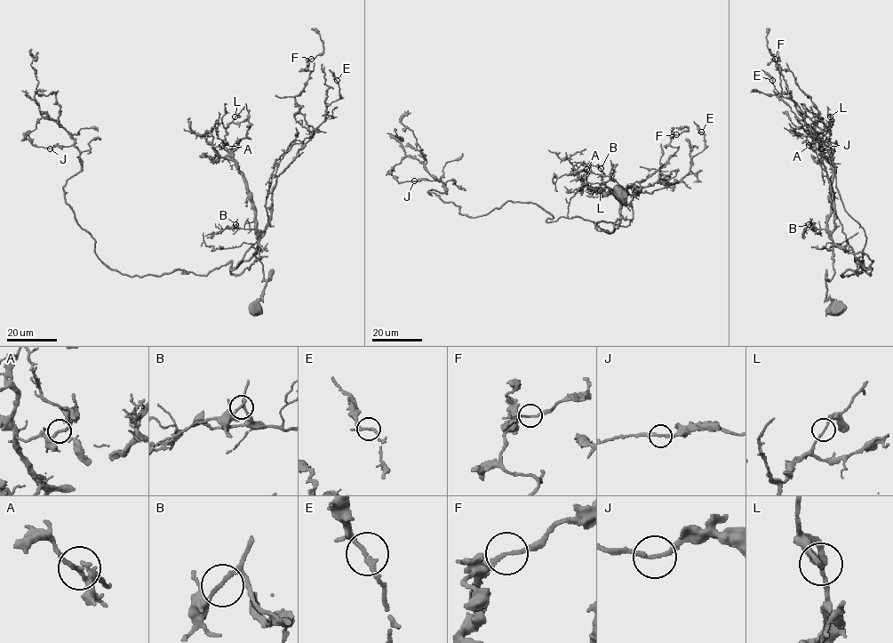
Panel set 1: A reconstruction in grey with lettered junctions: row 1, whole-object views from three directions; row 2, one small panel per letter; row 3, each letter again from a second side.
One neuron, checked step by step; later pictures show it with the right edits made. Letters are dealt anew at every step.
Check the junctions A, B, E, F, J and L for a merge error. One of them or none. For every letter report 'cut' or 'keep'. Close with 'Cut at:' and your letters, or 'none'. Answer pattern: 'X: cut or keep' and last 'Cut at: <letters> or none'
A: keep
B: keep
E: keep
F: keep
J: keep
L: keep
Cut at: none

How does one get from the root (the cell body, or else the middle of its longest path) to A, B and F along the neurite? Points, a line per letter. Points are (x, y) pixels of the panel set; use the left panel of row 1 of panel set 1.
A: (257, 307), (267, 281), (262, 280), (251, 192), (238, 165), (214, 150), (213, 147), (222, 145)
B: (257, 307), (267, 282), (262, 280), (259, 236), (253, 229), (240, 229), (235, 224)
F: (257, 307), (267, 282), (259, 238), (274, 185), (313, 132), (294, 116), (311, 58)

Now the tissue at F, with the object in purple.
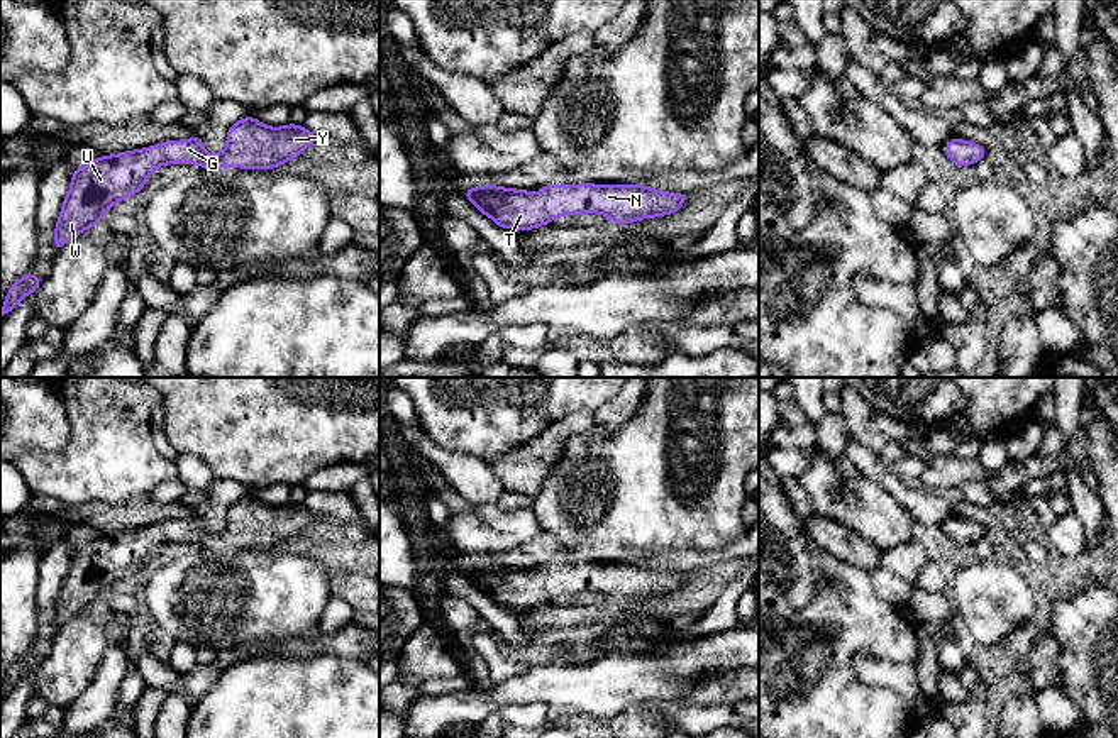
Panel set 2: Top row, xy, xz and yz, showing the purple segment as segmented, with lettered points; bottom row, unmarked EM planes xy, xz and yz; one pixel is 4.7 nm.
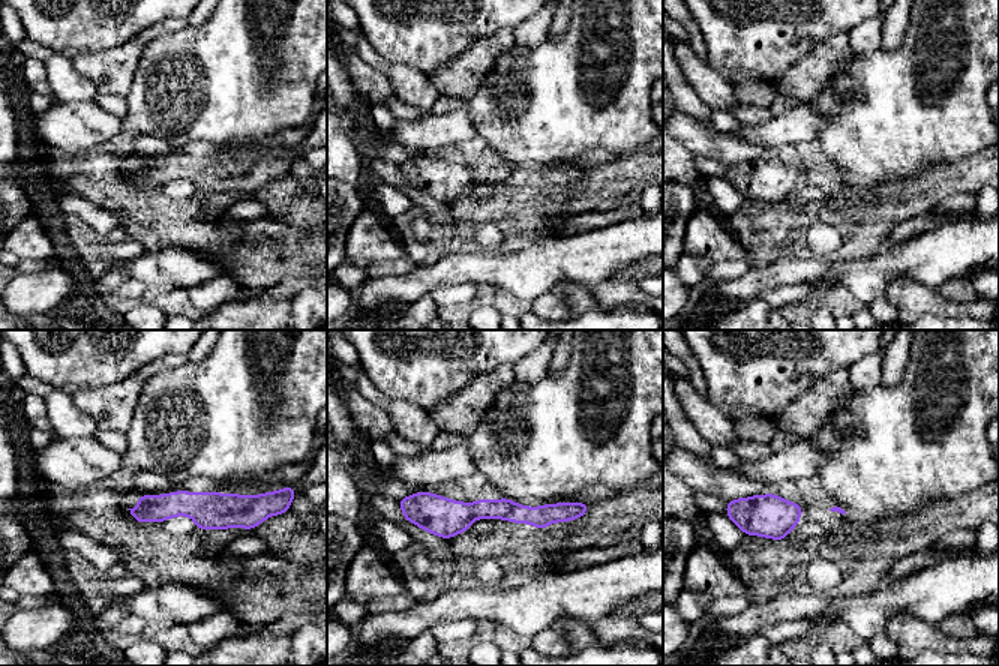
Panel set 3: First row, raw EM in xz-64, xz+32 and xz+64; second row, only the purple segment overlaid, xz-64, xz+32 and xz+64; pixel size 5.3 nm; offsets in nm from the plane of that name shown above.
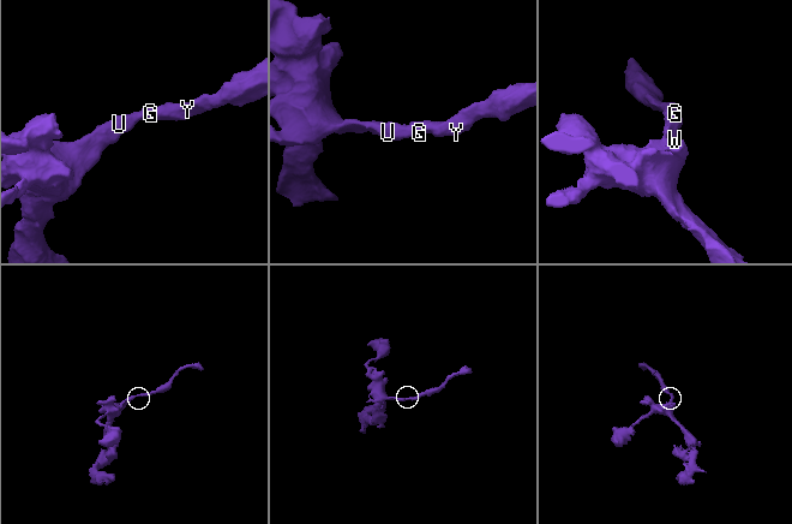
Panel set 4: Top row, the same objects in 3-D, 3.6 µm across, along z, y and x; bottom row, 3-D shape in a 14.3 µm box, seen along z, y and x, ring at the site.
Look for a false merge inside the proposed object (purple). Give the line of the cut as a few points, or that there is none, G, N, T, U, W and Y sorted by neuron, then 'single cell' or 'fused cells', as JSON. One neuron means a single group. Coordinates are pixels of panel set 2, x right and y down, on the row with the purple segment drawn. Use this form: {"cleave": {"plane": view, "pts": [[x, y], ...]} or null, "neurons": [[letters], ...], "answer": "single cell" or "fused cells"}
{"cleave": null, "neurons": [["G", "N", "T", "U", "W", "Y"]], "answer": "single cell"}

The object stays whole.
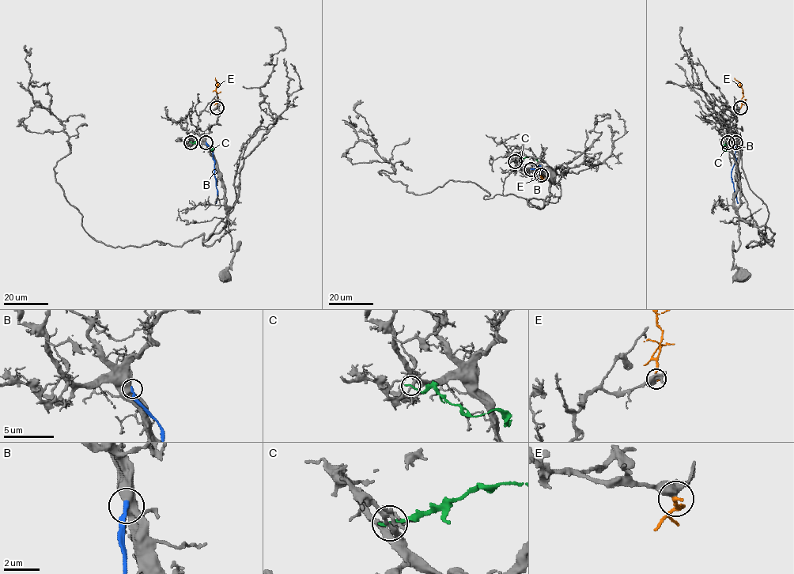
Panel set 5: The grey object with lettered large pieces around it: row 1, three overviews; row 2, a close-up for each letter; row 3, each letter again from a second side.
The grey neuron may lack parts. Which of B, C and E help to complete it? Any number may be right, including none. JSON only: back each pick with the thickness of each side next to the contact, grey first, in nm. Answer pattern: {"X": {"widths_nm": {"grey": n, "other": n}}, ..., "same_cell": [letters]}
{"E": {"widths_nm": {"grey": 360, "other": 200}}, "same_cell": ["E"]}

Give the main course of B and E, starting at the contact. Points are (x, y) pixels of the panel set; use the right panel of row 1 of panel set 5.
B: (735, 142), (736, 159), (731, 176), (738, 203)
E: (740, 107), (742, 88), (735, 77)

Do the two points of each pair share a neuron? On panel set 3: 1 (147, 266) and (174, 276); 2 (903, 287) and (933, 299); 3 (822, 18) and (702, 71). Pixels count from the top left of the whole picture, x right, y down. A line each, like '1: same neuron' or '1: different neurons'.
1: same neuron
2: same neuron
3: different neurons

